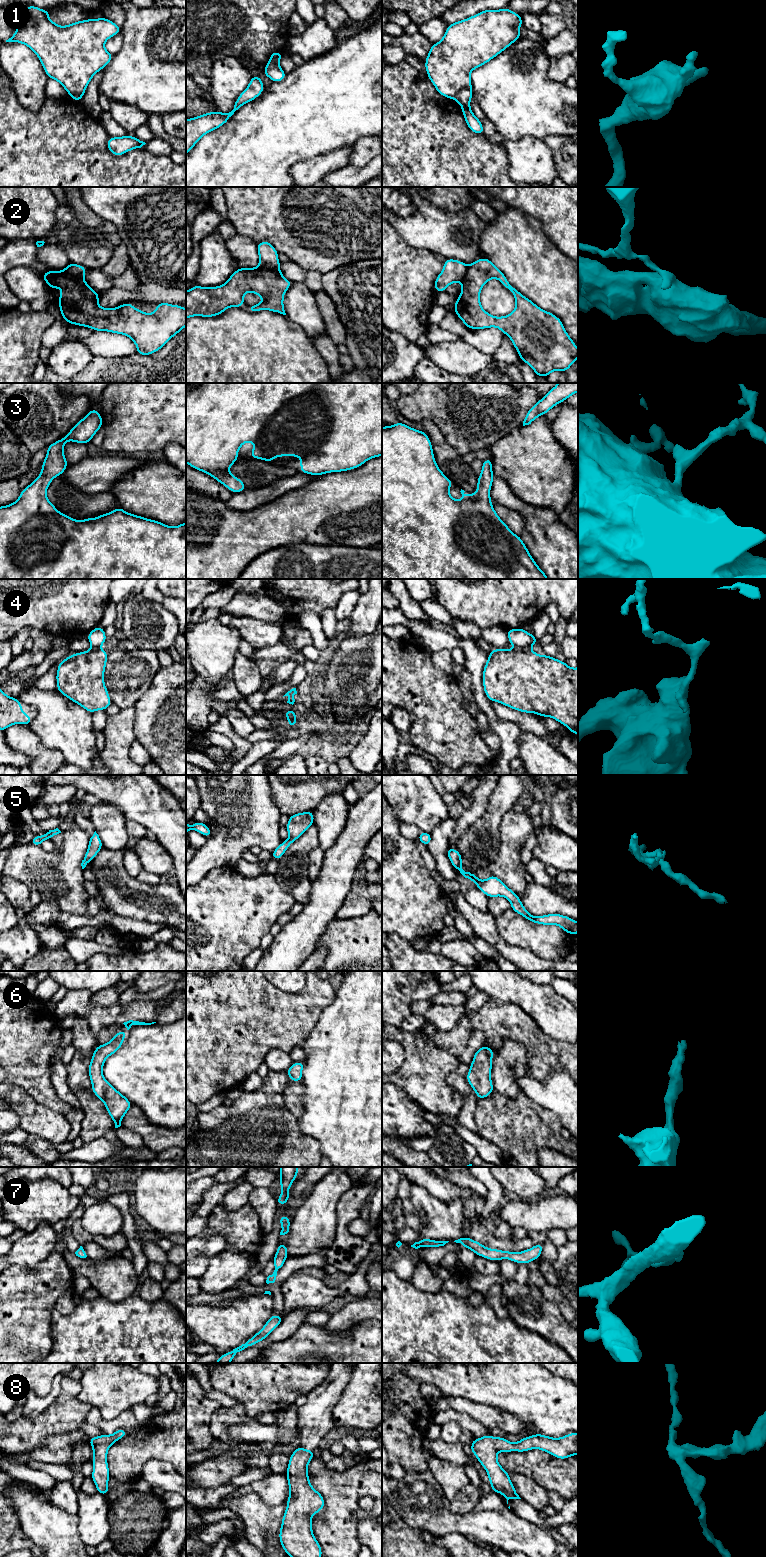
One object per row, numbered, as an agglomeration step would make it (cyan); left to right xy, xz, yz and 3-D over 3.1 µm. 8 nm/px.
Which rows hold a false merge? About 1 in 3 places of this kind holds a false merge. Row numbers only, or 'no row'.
1, 2, 4

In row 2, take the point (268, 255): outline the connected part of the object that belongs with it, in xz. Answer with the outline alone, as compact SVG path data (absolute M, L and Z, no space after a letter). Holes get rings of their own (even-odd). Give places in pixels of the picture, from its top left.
M262 241L258 243L257 253L260 258L259 266L269 270L280 269L281 263L278 260L278 252L270 242Z

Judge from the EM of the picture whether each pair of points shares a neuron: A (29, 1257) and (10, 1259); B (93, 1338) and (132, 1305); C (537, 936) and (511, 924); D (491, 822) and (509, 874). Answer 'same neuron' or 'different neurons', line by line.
A: same neuron
B: same neuron
C: same neuron
D: different neurons

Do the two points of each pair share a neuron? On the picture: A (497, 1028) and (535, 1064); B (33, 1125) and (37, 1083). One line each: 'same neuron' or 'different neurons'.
A: same neuron
B: different neurons

